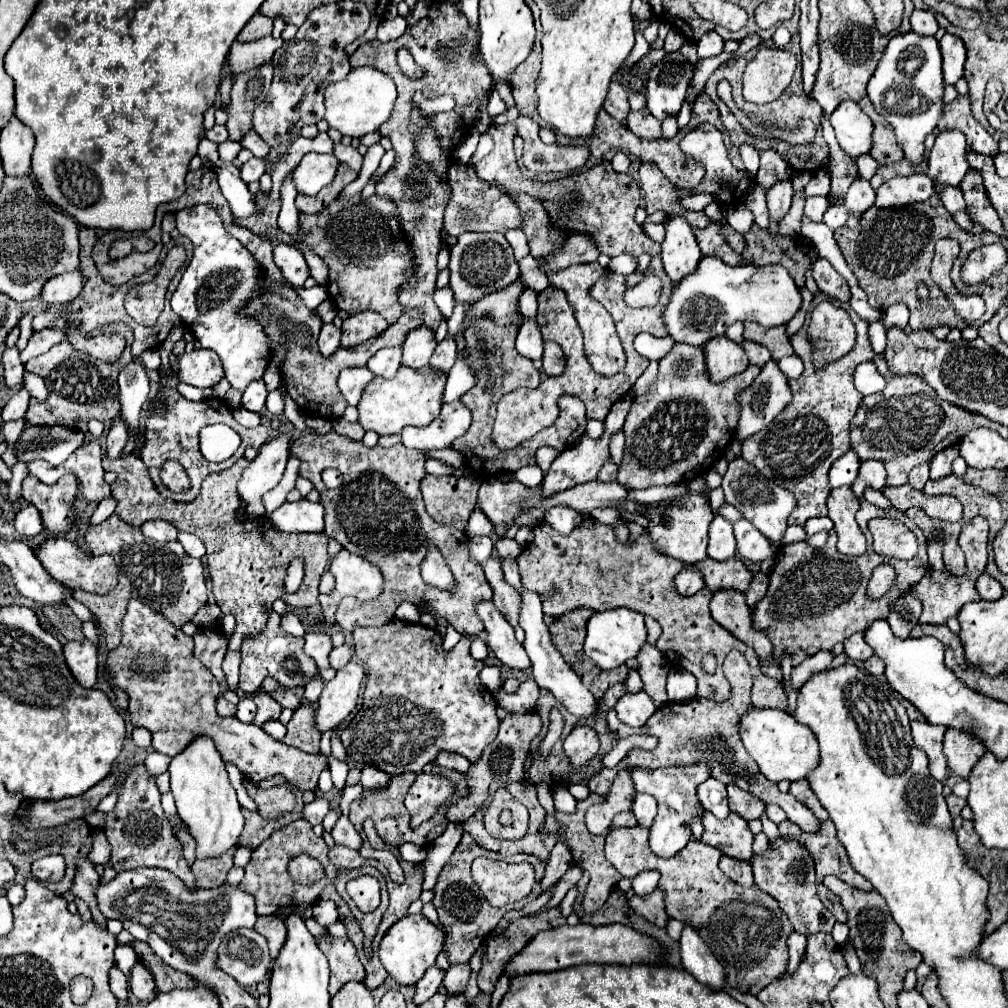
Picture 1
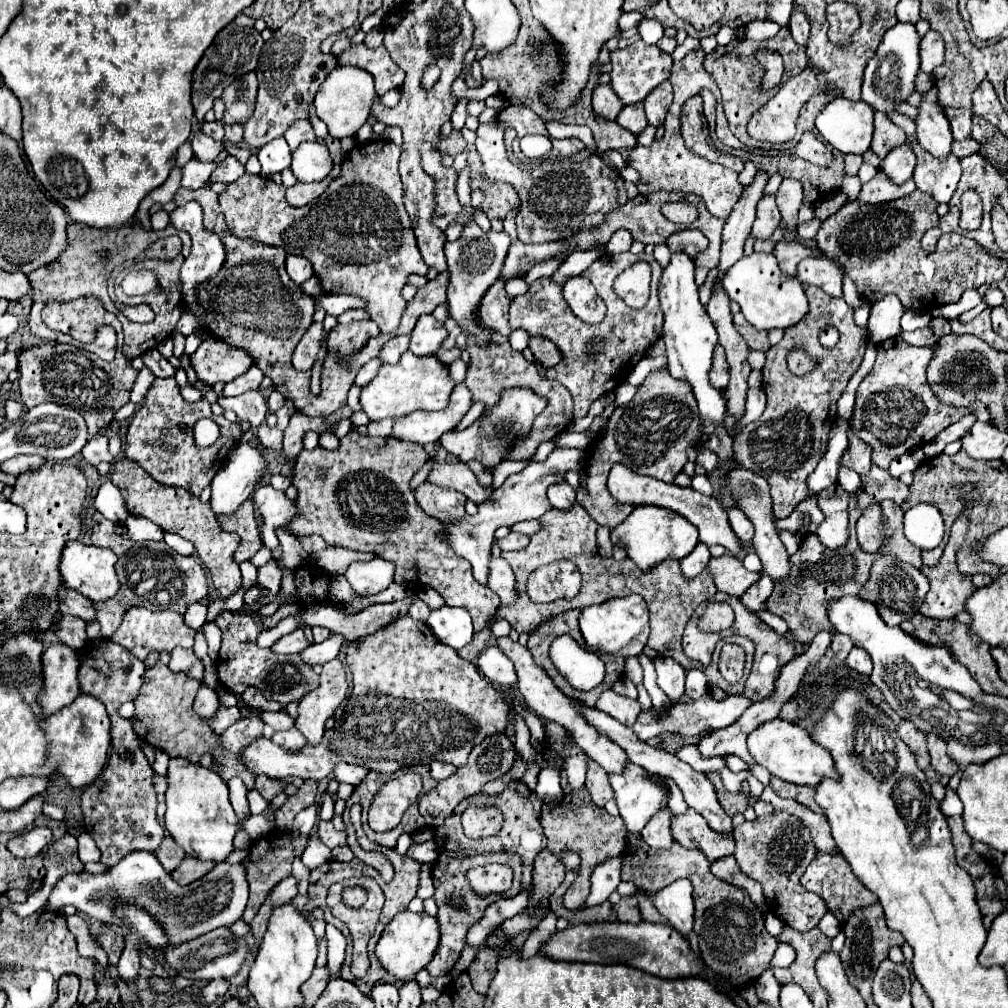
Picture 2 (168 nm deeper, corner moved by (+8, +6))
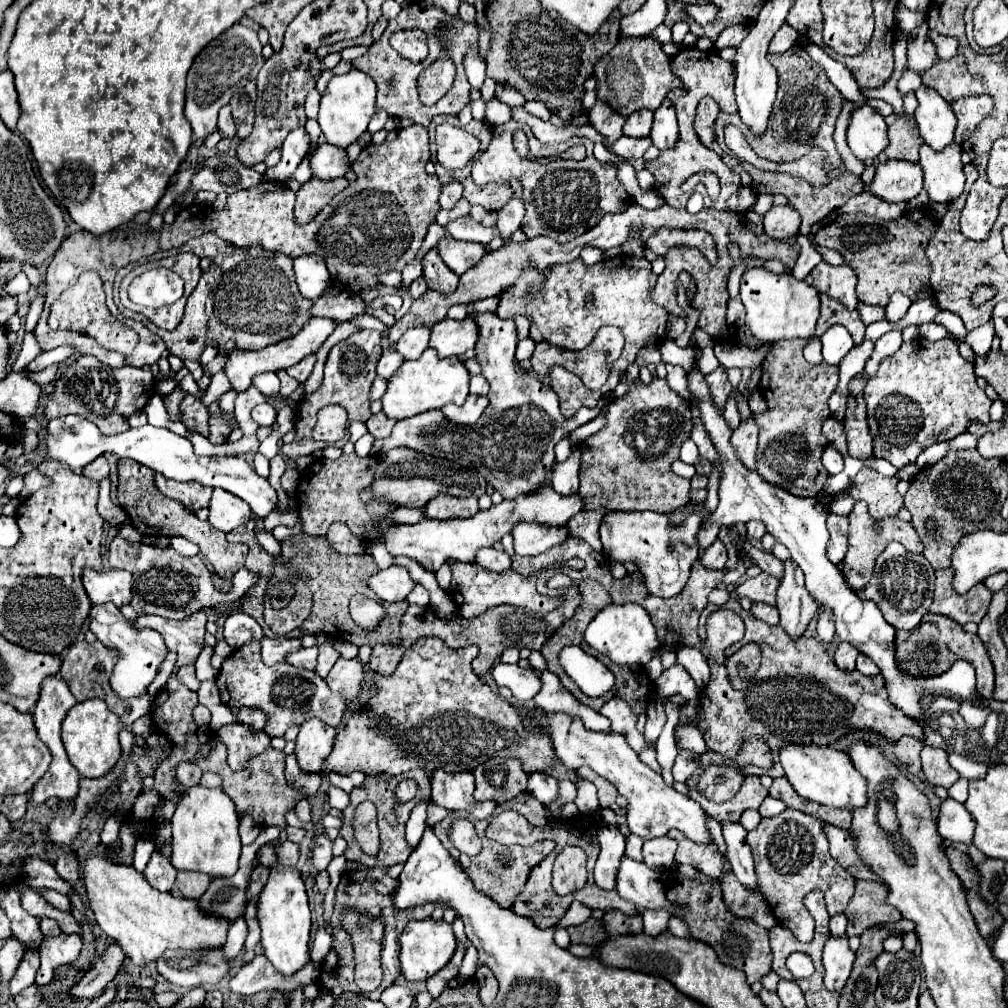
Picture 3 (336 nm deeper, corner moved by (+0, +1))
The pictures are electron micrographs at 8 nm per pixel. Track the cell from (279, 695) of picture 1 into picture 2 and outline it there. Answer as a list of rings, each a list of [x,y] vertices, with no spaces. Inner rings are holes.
[[[248,688],[240,700],[248,706],[248,708],[256,708],[256,710],[266,710],[266,712],[278,712],[282,710],[282,706],[278,702],[268,702],[266,698],[262,698],[260,690],[258,688]]]

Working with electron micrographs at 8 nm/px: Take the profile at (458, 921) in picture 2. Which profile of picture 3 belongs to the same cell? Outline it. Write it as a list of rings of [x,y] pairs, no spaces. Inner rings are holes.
[[[458,943],[458,947],[456,947],[452,959],[448,961],[448,967],[440,969],[436,975],[432,975],[432,977],[426,981],[426,983],[428,983],[428,991],[430,991],[430,995],[432,995],[434,999],[444,991],[444,987],[448,985],[448,981],[458,975],[458,969],[460,969],[460,965],[462,965],[464,951],[466,951],[464,943]]]

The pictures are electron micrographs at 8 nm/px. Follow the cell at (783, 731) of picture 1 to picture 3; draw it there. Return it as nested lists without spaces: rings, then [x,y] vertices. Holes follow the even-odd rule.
[[[784,745],[780,749],[780,763],[784,767],[784,773],[794,787],[794,791],[804,797],[812,799],[816,803],[838,807],[838,809],[850,809],[850,807],[862,807],[866,801],[866,779],[860,777],[860,773],[852,767],[848,755],[844,751],[838,751],[834,747],[824,745]]]

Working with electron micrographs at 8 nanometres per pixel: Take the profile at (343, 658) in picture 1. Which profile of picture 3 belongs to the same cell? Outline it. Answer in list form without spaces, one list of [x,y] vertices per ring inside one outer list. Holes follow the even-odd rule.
[[[310,647],[310,649],[300,649],[292,655],[288,655],[288,663],[294,665],[294,667],[300,667],[300,669],[316,669],[316,659],[318,659],[318,649],[316,647]]]

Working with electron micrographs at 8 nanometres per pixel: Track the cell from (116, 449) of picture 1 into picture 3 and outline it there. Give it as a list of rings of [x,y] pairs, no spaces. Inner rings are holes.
[[[100,455],[98,459],[94,459],[92,463],[88,463],[84,467],[84,475],[90,477],[90,479],[96,479],[96,481],[106,477],[108,473],[110,473],[110,465],[108,465],[108,459],[104,455]]]

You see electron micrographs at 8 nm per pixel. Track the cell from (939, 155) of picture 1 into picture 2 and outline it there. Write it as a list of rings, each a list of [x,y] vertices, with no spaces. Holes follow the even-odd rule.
[[[932,86],[918,108],[916,118],[916,138],[920,146],[924,146],[932,156],[944,160],[948,158],[952,144],[952,130],[948,126],[948,118],[944,116],[944,108],[938,104],[938,90]]]

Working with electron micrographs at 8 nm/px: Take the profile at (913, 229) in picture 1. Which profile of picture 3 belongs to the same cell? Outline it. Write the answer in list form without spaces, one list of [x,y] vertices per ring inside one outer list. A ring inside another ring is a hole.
[[[928,207],[922,209],[910,209],[906,211],[902,217],[898,219],[892,219],[892,221],[880,221],[876,223],[876,219],[864,215],[864,213],[844,213],[844,215],[838,215],[836,219],[832,219],[826,227],[822,227],[818,233],[816,233],[816,243],[822,245],[822,247],[828,247],[828,249],[836,249],[842,257],[844,257],[844,263],[848,267],[854,269],[856,277],[858,277],[858,285],[856,285],[856,295],[860,301],[864,303],[870,303],[870,305],[882,305],[886,307],[890,295],[894,291],[900,291],[904,295],[908,295],[912,301],[918,299],[918,293],[926,291],[926,293],[932,293],[932,285],[930,285],[930,273],[932,273],[932,265],[926,257],[926,251],[924,247],[928,245],[930,237],[936,233],[938,229],[938,221],[934,217],[934,213],[930,213],[932,209]]]

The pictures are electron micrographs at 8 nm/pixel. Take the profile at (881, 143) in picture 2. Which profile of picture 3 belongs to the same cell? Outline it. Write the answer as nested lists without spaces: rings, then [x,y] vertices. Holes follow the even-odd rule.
[[[896,119],[888,127],[888,139],[890,139],[890,145],[884,149],[886,157],[918,161],[918,145],[922,143],[922,137],[918,135],[918,129],[914,125],[904,123],[902,119]]]

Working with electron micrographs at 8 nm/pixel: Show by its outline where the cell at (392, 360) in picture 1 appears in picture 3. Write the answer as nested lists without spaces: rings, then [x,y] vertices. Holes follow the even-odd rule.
[[[428,327],[408,329],[402,335],[402,339],[396,343],[396,351],[404,359],[418,359],[422,355],[422,351],[428,347],[428,339],[430,339],[430,329]]]

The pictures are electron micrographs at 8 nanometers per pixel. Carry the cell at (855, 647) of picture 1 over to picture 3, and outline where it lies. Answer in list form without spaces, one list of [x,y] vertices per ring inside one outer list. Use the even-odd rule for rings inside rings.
[[[840,643],[836,653],[834,653],[834,661],[840,669],[844,671],[854,671],[856,669],[856,657],[858,657],[858,649],[852,647],[850,643]]]

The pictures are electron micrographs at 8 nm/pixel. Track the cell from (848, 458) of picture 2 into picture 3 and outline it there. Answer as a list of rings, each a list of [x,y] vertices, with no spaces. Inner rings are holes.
[[[852,379],[850,381],[850,397],[848,409],[844,417],[844,431],[848,437],[848,455],[856,459],[870,459],[872,457],[872,435],[866,423],[866,403],[862,399],[866,379]]]

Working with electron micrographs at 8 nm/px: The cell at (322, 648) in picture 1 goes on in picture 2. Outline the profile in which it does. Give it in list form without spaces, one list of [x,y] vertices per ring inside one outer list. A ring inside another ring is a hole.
[[[298,628],[298,630],[294,630],[294,632],[282,636],[280,640],[276,640],[270,650],[276,650],[276,654],[298,654],[298,652],[302,652],[306,646],[308,646],[306,636],[304,636],[302,628]]]

